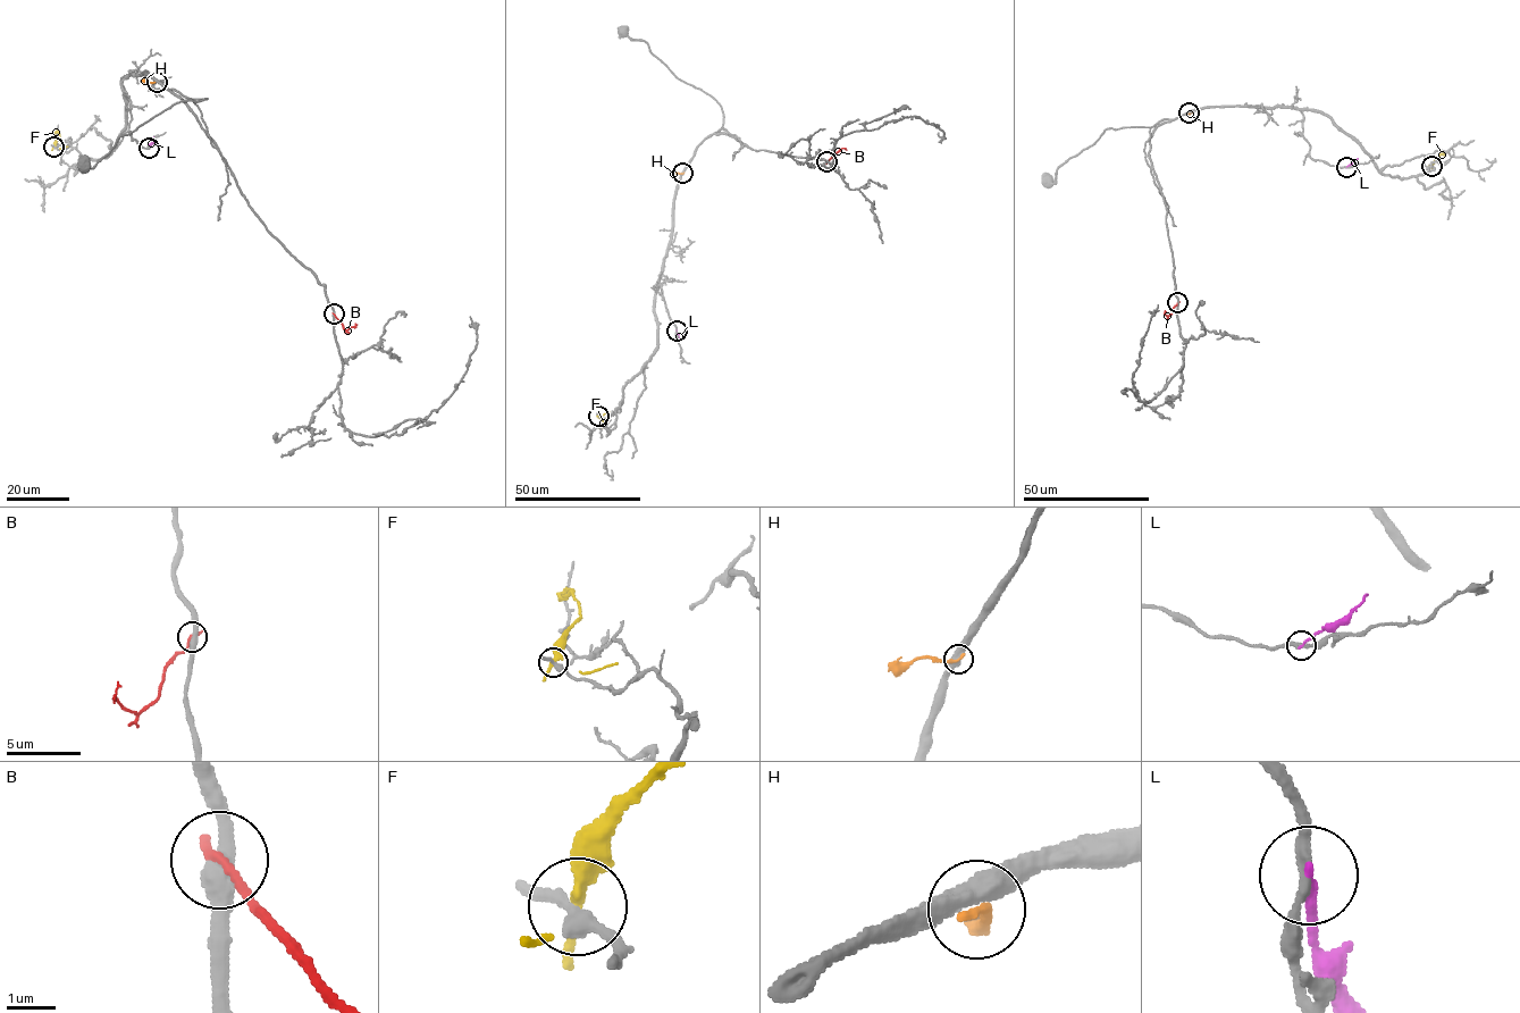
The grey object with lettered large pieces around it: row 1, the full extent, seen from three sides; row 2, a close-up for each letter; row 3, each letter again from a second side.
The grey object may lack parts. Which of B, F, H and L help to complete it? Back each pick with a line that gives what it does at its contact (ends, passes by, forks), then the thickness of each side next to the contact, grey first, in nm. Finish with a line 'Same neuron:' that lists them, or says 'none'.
L: It ends there. Thickness 240 nm (grey) against 180 nm
Same neuron: L

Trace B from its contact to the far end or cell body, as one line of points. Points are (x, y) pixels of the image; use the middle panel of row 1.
B: (826, 161), (845, 149)

